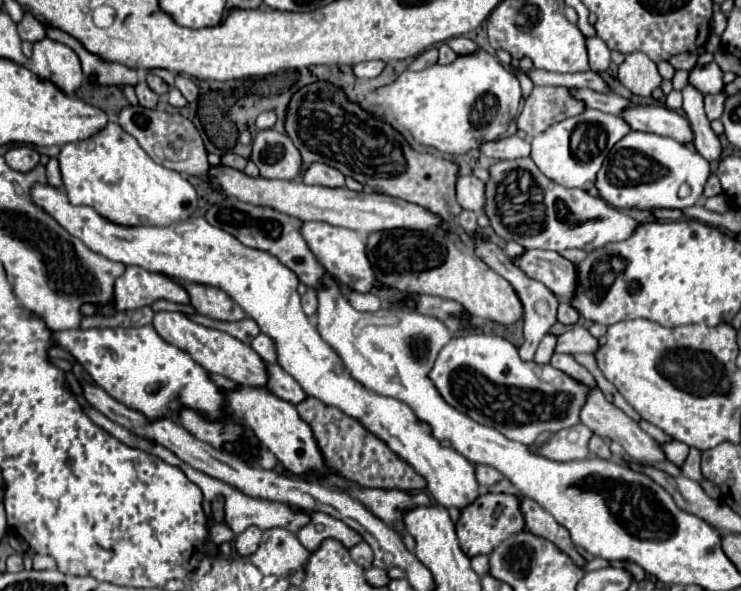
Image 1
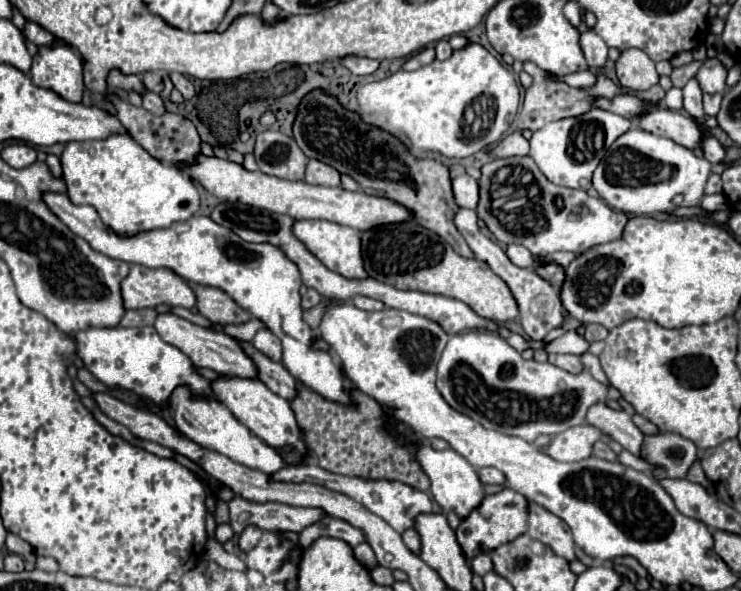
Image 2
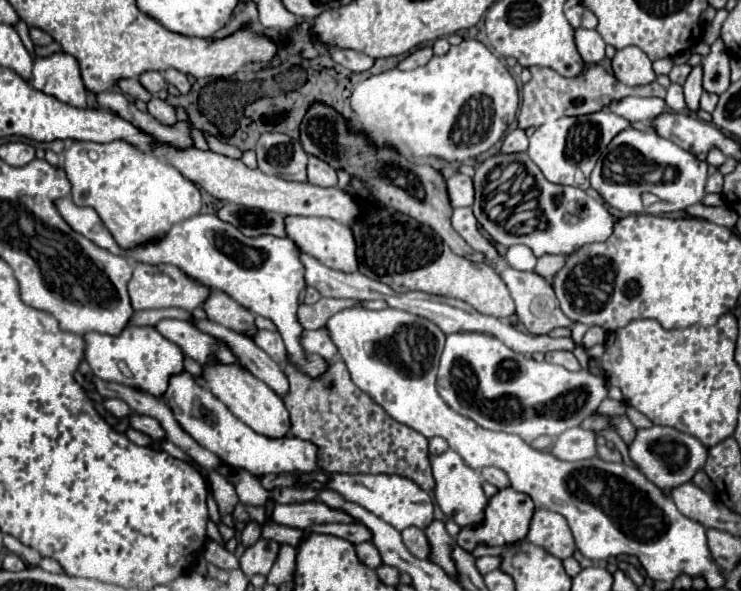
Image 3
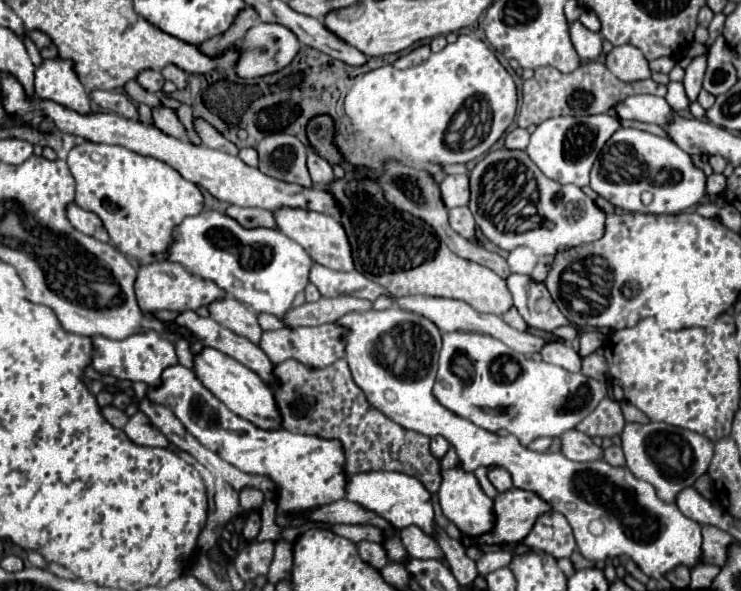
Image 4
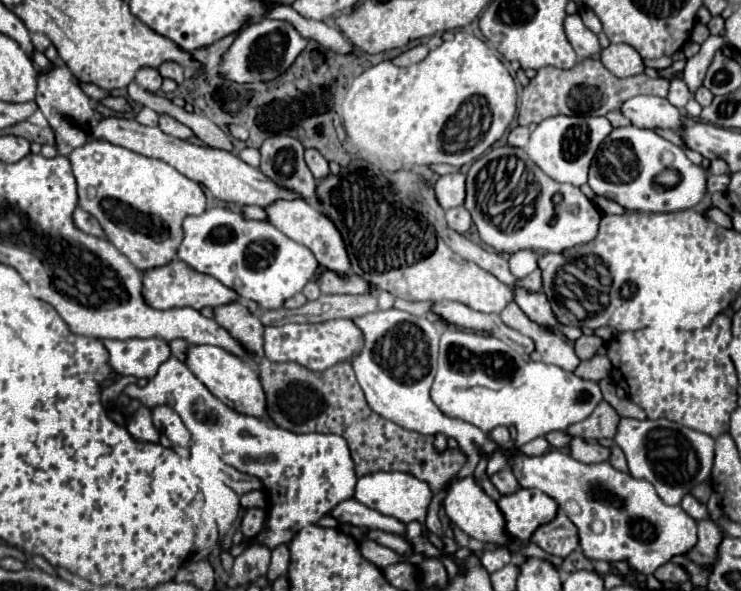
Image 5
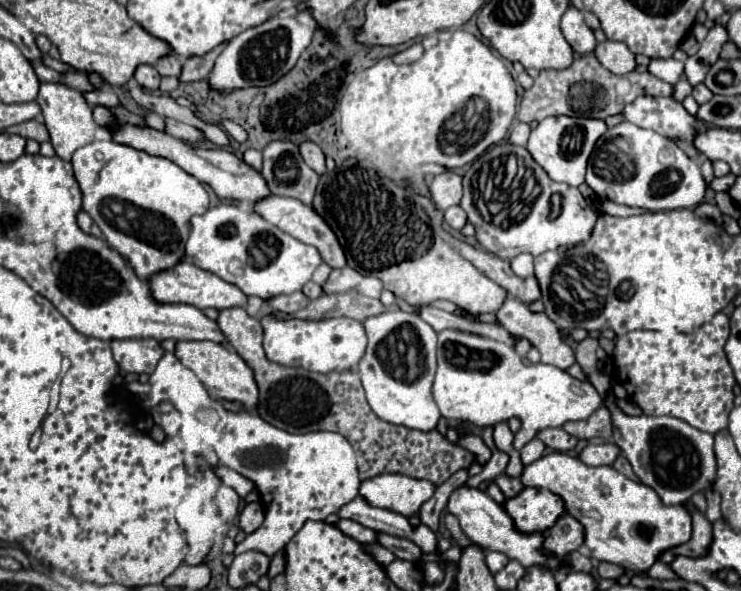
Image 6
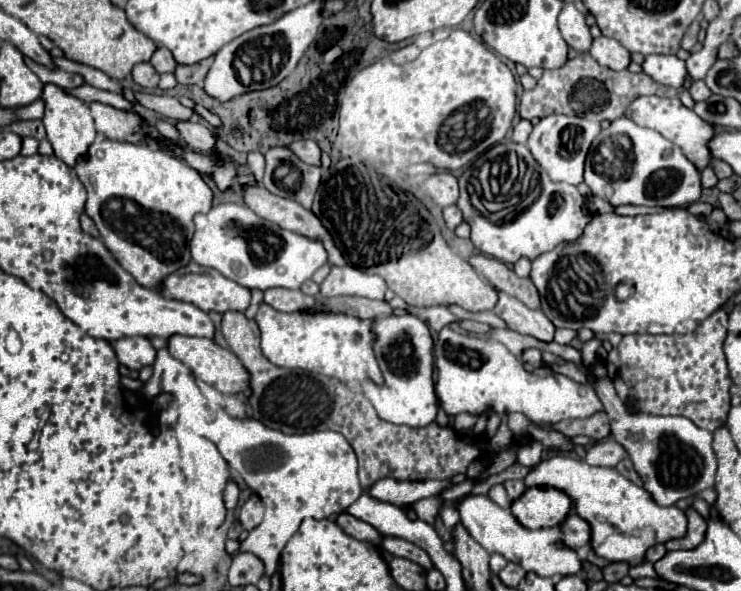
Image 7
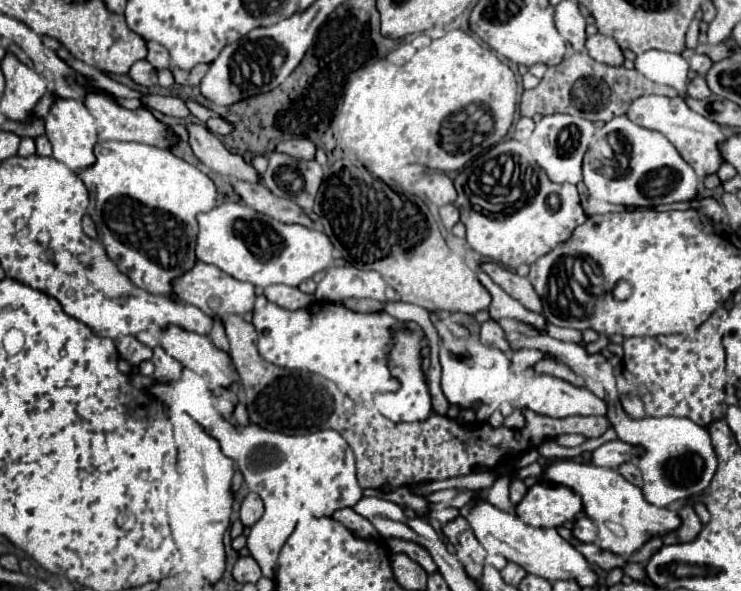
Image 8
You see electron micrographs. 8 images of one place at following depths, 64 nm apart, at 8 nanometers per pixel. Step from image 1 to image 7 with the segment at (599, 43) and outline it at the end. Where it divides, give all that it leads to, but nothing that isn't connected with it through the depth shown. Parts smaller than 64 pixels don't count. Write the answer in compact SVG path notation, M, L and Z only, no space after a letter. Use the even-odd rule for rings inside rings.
M566 2L560 16L558 16L558 26L560 32L566 40L566 44L574 50L574 52L588 52L592 46L592 36L590 36L590 28L584 20L584 14L572 4Z

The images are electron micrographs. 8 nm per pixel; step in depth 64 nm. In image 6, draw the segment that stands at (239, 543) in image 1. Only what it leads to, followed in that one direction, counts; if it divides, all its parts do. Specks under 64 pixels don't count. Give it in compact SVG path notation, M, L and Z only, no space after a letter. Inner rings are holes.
M262 502L246 504L246 508L240 514L240 528L246 534L252 534L252 532L256 532L260 528L260 524L264 522L264 516L266 516L266 510L264 510Z

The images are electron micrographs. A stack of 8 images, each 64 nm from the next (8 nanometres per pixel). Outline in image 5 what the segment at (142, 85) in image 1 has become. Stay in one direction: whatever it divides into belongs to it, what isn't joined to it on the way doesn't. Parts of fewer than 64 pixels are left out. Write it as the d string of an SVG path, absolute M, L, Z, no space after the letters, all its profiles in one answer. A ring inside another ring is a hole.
M160 114L160 118L158 118L158 128L160 128L162 132L166 132L166 134L170 134L170 136L176 136L176 138L182 138L182 140L188 140L188 138L194 136L194 132L192 132L188 126L180 124L178 120L174 120L174 118L168 116L168 114Z

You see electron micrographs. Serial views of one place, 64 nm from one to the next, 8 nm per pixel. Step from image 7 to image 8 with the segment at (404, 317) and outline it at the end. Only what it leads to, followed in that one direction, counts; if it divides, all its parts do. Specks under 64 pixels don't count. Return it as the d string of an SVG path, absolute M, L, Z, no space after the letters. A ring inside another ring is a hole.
M402 322L400 328L392 328L392 348L388 352L388 370L392 378L400 382L398 392L378 392L374 394L374 406L392 422L424 422L432 416L432 396L428 388L428 376L424 372L424 330L416 322Z

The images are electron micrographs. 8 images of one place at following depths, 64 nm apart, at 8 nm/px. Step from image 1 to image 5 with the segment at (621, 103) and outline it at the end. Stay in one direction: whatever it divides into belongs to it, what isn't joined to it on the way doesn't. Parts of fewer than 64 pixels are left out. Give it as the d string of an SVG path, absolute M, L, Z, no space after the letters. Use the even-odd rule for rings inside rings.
M634 96L622 104L622 114L638 128L682 128L682 114L666 98L660 96Z

